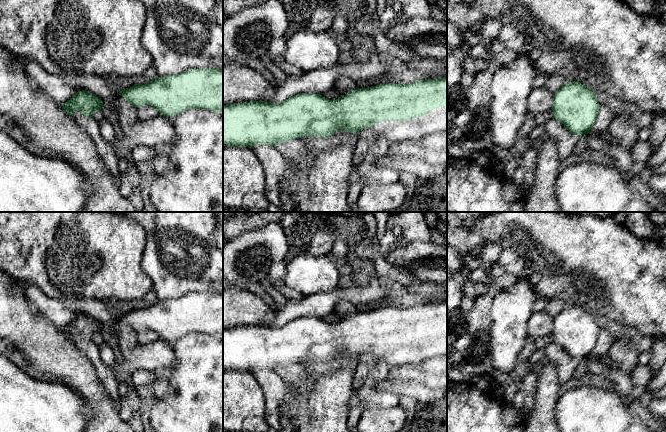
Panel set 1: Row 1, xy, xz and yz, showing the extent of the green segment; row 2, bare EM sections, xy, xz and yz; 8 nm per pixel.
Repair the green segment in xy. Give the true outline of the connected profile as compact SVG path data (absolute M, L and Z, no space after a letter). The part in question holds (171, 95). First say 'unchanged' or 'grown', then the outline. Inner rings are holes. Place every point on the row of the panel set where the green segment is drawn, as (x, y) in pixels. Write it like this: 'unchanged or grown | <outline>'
unchanged | M188 69L180 74L157 77L146 84L134 84L118 93L134 107L150 105L161 115L172 117L189 109L209 109L223 115L223 69Z

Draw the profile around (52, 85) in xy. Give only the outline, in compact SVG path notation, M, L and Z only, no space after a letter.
M14 56L14 61L21 65L28 76L44 94L50 96L57 104L70 100L82 88L70 87L61 77L48 73L37 62Z

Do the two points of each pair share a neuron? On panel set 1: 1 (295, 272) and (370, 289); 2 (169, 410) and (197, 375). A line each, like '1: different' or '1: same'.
1: different
2: same

